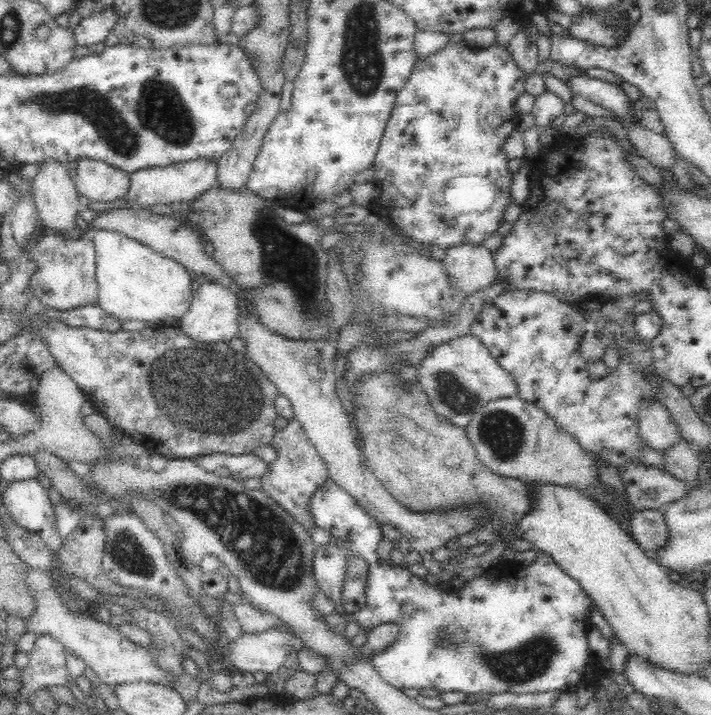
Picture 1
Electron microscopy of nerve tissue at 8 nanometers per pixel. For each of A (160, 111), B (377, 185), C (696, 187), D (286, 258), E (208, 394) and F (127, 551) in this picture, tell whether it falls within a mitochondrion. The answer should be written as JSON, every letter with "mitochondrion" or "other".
{"A":"mitochondrion","B":"other","C":"other","D":"mitochondrion","E":"mitochondrion","F":"mitochondrion"}

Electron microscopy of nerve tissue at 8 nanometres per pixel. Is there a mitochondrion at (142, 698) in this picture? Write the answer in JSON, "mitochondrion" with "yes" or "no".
{"mitochondrion":"no"}

